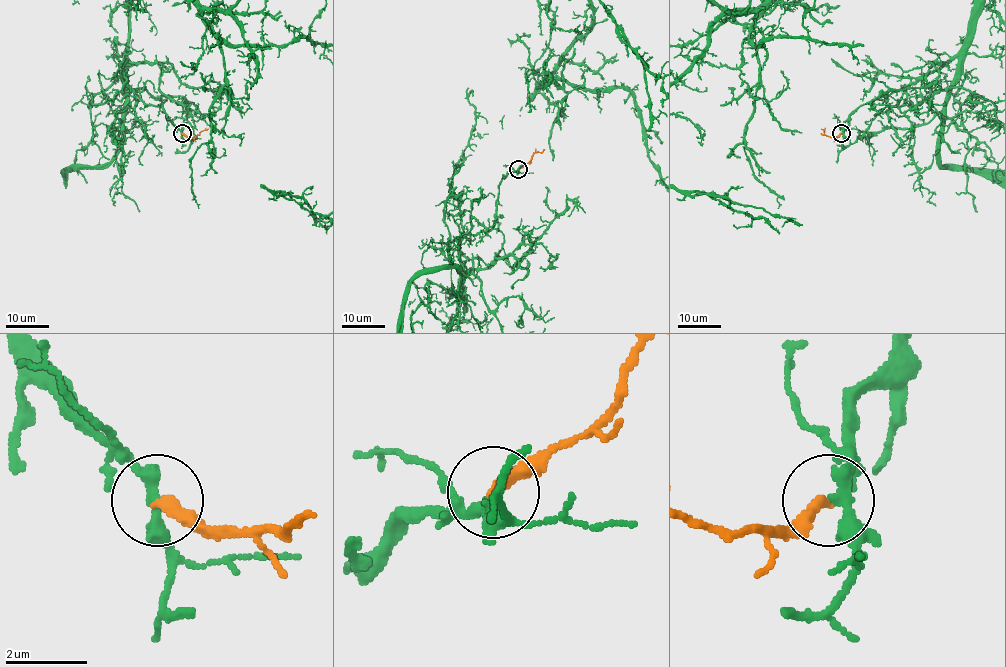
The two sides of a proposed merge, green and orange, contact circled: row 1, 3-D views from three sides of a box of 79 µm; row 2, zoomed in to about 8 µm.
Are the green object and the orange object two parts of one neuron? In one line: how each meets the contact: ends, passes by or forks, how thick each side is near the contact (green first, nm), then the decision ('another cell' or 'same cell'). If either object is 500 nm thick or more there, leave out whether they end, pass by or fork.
green passes by; orange ends there; 280 nm thick on the green side, 280 nm on the other; same cell

